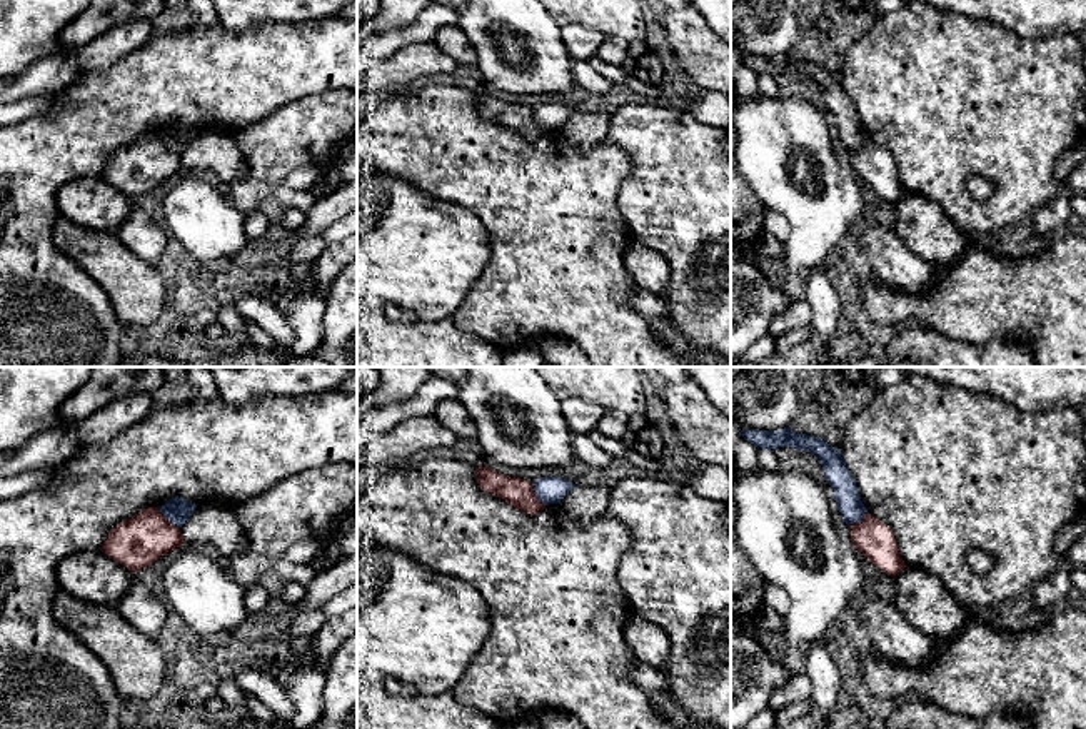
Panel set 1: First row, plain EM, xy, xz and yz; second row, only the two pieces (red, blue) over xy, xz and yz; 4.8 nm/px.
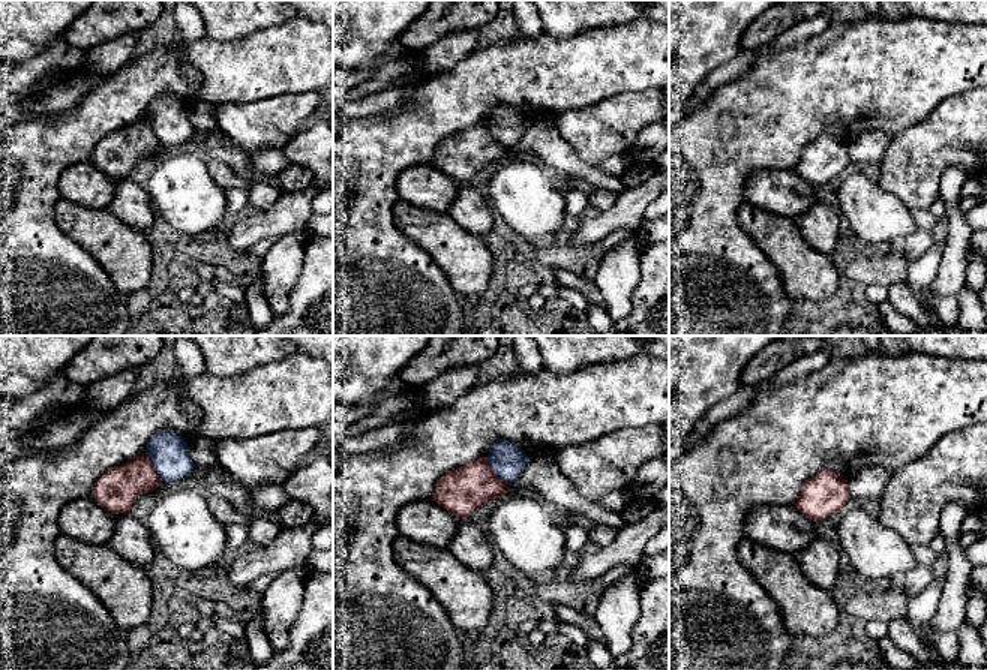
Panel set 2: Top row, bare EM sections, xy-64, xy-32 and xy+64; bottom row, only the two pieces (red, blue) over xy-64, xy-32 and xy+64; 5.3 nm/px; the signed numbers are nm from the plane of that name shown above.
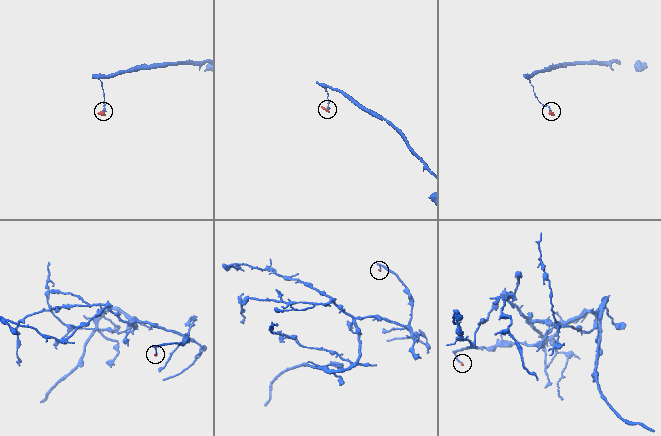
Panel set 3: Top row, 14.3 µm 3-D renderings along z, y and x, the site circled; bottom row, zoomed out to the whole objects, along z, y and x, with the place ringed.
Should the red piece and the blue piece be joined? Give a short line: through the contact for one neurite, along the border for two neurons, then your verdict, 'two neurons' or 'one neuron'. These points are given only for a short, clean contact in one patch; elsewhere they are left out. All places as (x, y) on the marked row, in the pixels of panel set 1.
xz (531, 482), (532, 492), (546, 504) | two neurons

